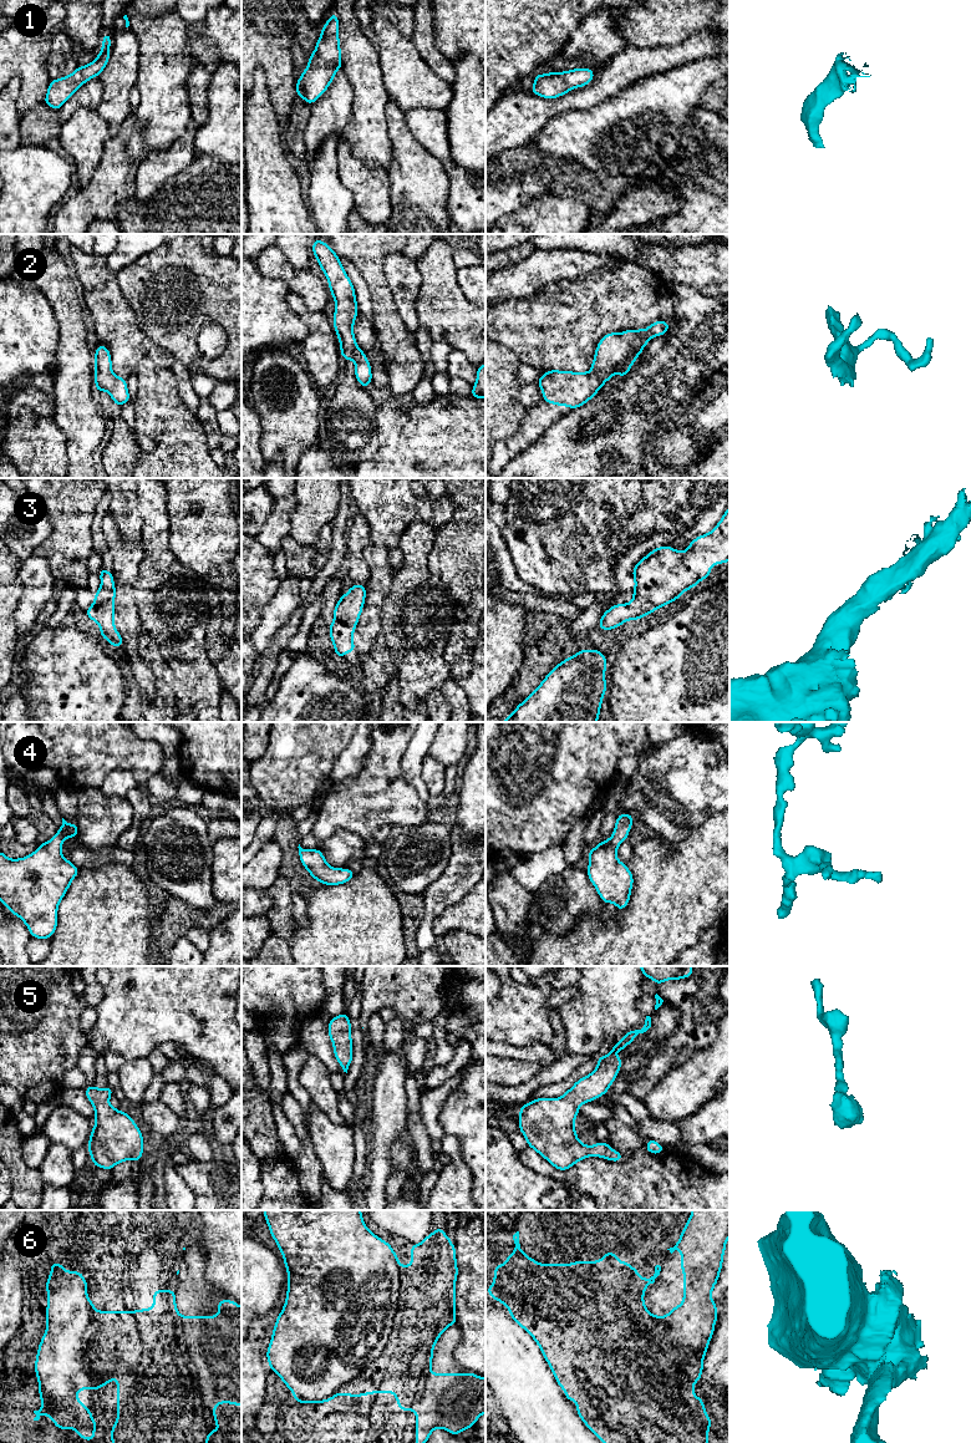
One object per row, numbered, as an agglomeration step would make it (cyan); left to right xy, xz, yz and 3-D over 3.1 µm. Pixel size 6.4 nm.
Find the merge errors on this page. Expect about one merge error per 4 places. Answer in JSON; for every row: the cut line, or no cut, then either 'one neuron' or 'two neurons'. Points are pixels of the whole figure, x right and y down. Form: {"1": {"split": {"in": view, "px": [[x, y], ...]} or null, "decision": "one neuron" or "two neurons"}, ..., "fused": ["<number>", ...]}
{"1": {"split": null, "decision": "one neuron"}, "2": {"split": null, "decision": "one neuron"}, "3": {"split": null, "decision": "one neuron"}, "4": {"split": null, "decision": "one neuron"}, "5": {"split": null, "decision": "one neuron"}, "6": {"split": {"in": "yz", "px": [[655, 1316], [667, 1320], [680, 1330], [691, 1330], [710, 1339]]}, "decision": "two neurons"}, "fused": ["6"]}

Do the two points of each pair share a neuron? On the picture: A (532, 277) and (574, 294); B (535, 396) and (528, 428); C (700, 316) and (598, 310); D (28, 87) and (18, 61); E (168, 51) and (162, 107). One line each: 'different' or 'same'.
A: different
B: different
C: different
D: same
E: same

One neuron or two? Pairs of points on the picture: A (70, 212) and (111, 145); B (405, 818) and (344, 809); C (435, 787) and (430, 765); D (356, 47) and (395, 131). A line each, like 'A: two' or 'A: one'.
A: one
B: one
C: one
D: two

